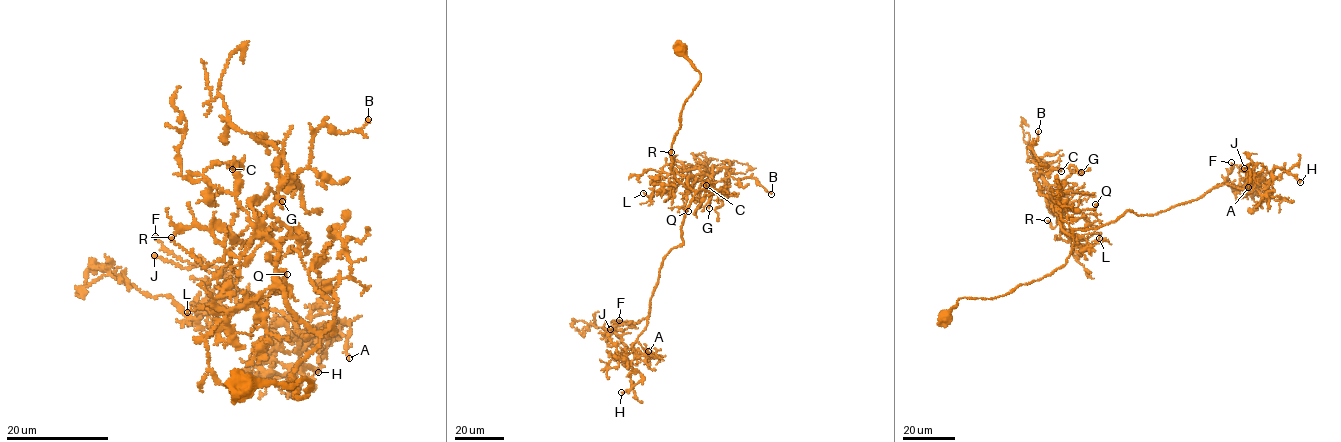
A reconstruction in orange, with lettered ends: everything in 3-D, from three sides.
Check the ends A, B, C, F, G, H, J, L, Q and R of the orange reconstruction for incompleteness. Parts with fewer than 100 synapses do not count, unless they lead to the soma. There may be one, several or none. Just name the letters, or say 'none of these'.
J

